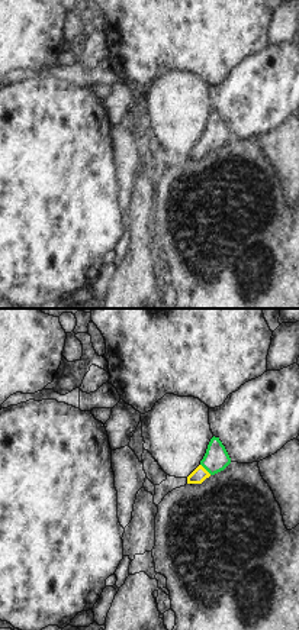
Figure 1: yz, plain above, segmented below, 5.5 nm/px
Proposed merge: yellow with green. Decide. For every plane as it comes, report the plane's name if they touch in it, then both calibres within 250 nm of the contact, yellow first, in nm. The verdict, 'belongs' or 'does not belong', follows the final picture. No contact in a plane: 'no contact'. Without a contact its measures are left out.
meets yellow in yz; 80 nm thick on the yellow side, 140 nm on the other

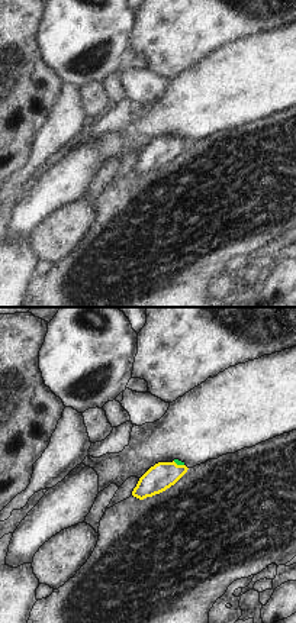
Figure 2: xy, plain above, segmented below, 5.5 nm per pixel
meets yellow in xy; 150 nm thick on the yellow side, 30 nm on the other

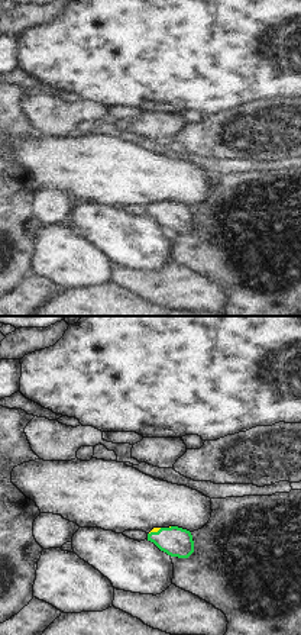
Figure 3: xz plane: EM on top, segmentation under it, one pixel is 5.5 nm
meets yellow in xz; 30 nm thick on the yellow side, 160 nm on the other

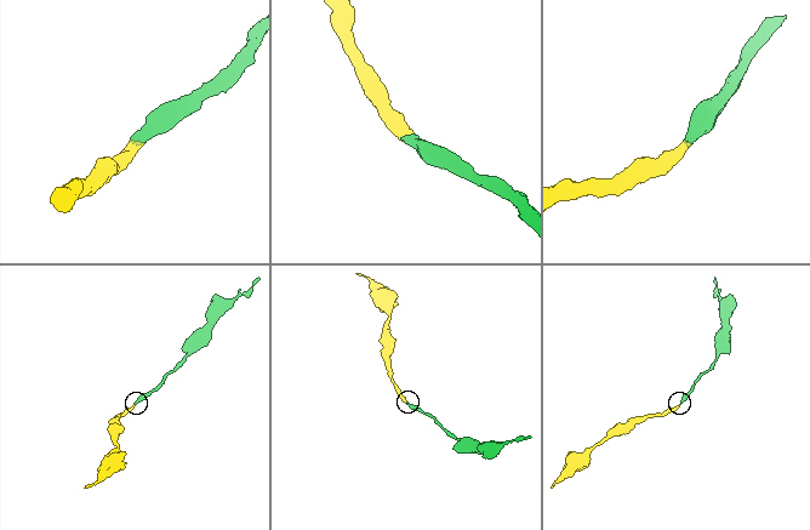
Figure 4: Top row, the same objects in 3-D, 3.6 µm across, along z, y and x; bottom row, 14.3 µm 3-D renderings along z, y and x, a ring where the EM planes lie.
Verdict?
belongs

